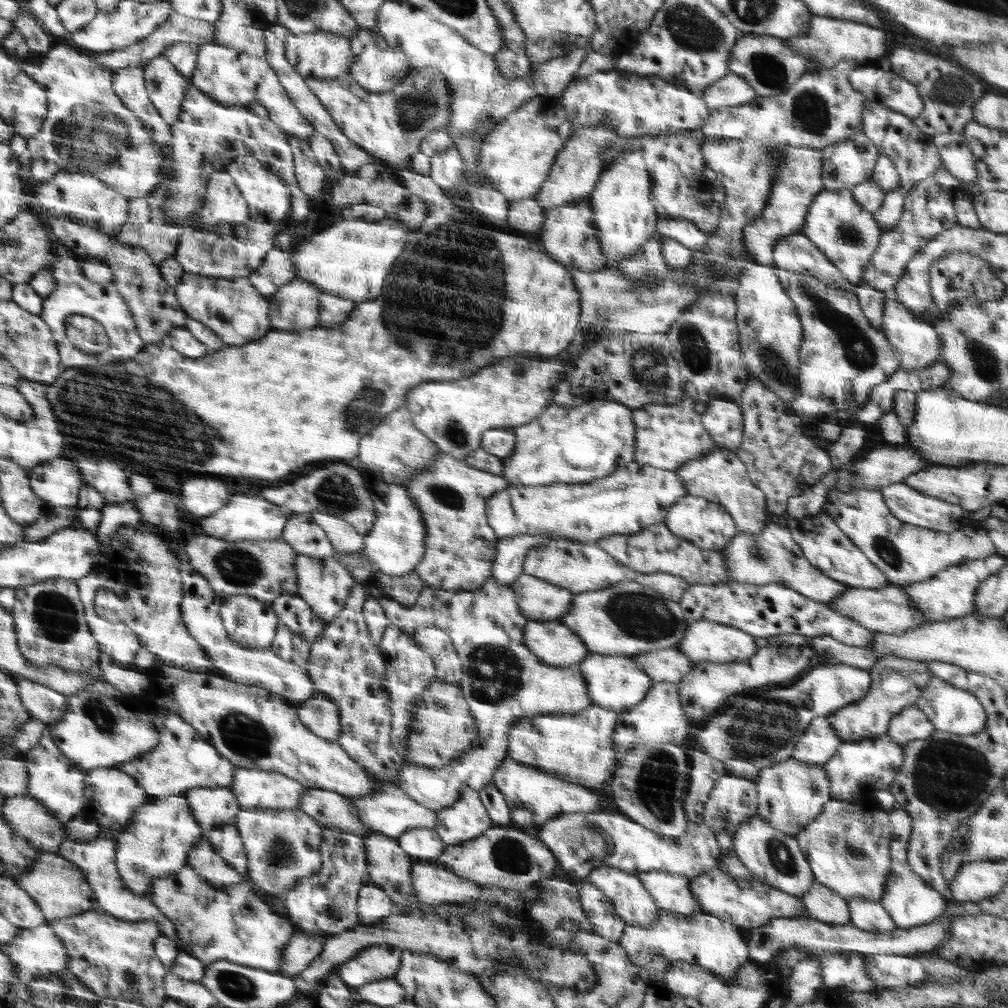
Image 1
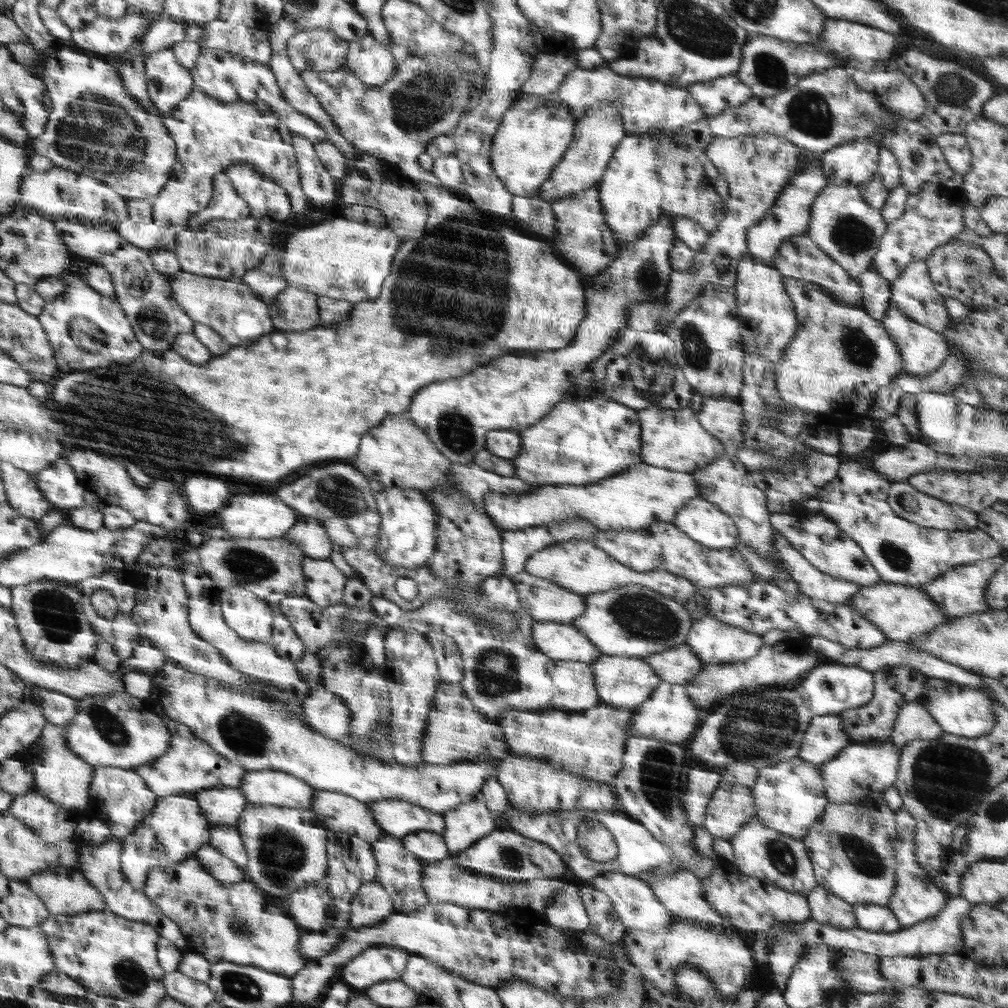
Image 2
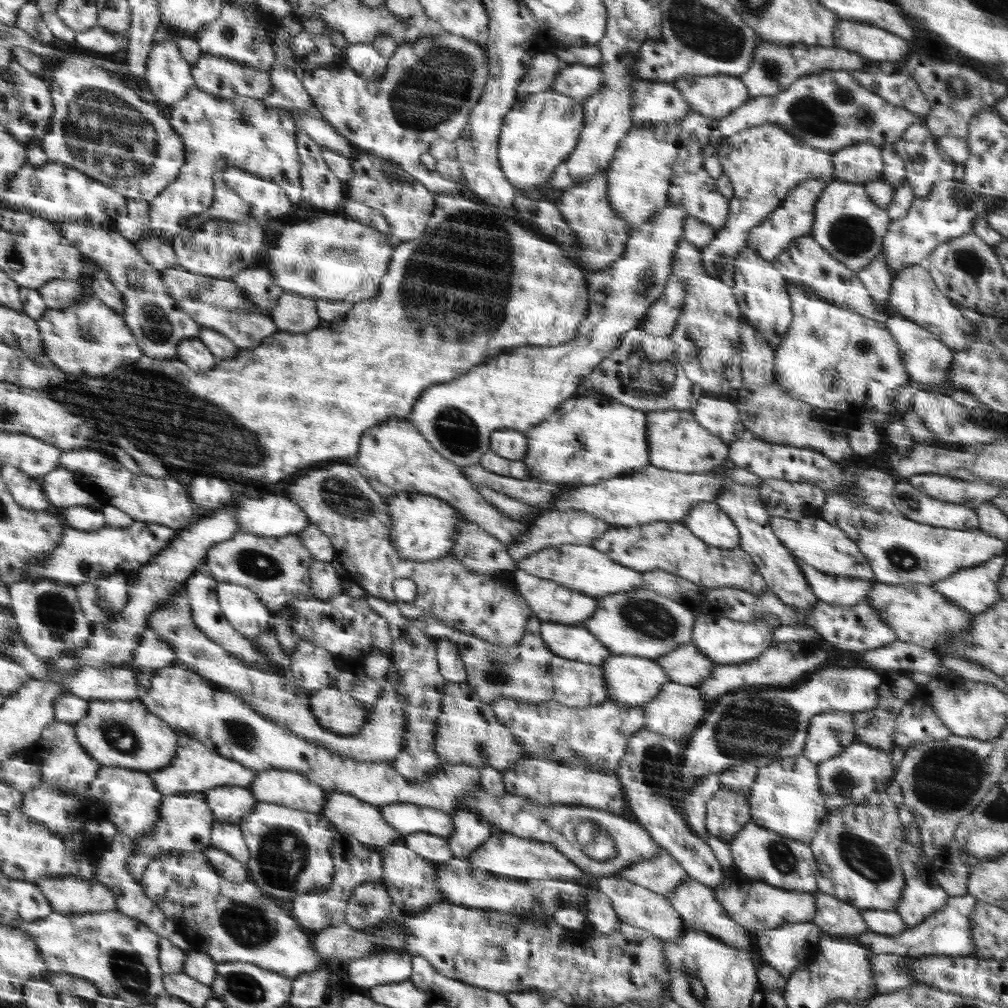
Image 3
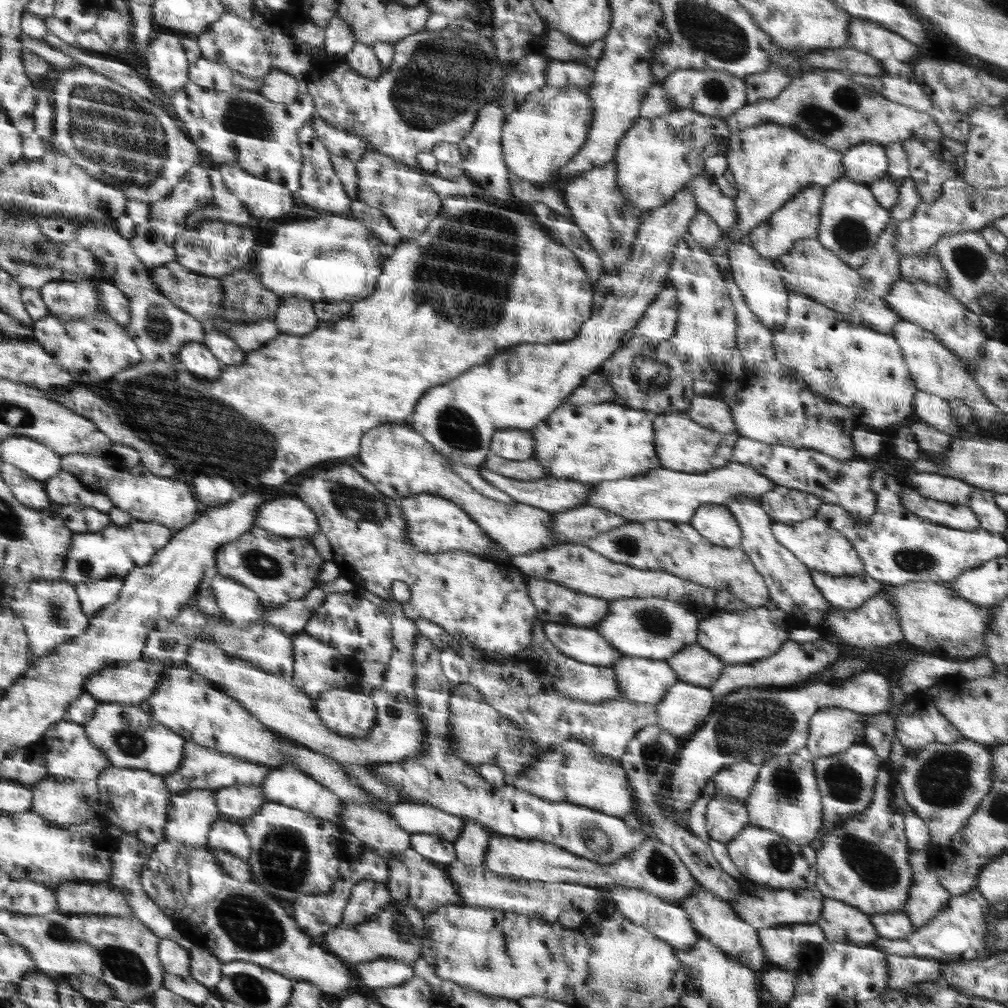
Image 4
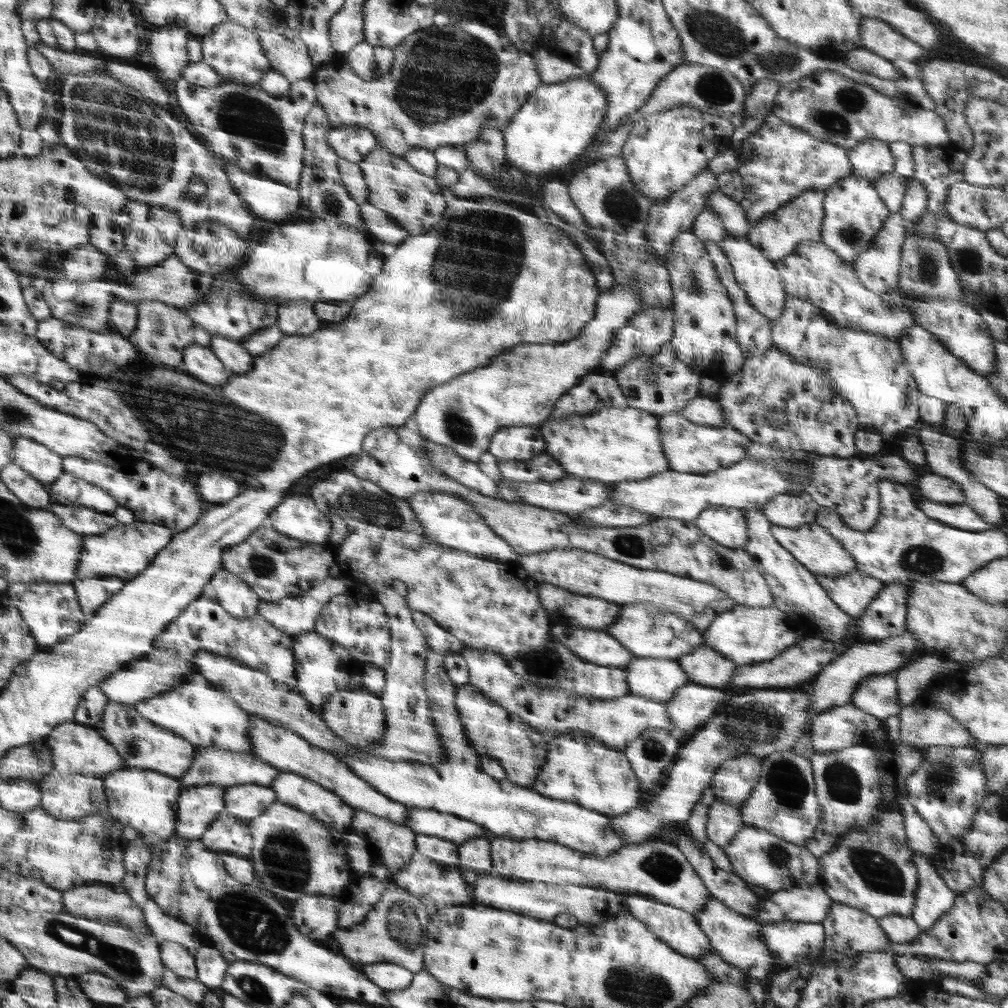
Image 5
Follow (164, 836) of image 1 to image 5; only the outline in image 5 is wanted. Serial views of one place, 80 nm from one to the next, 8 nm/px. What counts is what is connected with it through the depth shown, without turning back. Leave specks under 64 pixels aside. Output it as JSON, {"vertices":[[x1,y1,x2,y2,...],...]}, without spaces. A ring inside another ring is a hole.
{"vertices":[[216,784,183,789,174,836,200,841,211,822,227,808,226,796,227,788]]}

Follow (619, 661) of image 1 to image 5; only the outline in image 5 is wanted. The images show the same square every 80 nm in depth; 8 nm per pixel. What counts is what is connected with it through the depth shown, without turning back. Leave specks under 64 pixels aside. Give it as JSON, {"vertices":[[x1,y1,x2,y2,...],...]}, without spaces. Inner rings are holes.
{"vertices":[[638,657,623,670,629,676,630,693,655,702,668,702,680,689,691,684,691,676,674,659]]}

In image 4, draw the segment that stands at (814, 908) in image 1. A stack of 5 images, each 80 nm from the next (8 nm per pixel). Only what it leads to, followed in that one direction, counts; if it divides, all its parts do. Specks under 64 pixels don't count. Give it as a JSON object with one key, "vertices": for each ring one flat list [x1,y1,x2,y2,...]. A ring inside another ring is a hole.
{"vertices":[[824,897,820,916,815,922,824,932,826,942,830,944,856,944,856,945,872,945,876,940,880,940,880,936,876,933,876,929,870,917,865,912,850,906,845,902]]}

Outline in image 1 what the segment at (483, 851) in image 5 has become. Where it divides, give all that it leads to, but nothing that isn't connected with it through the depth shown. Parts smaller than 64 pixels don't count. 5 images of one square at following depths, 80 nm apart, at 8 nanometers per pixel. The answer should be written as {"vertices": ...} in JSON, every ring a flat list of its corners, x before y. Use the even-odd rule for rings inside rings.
{"vertices":[[474,790,465,791,454,806,435,813,439,822,433,829,450,846,472,841,493,826,487,808]]}

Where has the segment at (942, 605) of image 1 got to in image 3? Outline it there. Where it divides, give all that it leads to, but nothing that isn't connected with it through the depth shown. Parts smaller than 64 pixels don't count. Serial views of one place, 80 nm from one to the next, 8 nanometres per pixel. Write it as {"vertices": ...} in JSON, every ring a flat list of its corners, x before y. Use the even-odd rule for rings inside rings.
{"vertices":[[1000,555,960,569,932,585,948,600,977,615,1000,601,998,584,1005,564,1006,559]]}

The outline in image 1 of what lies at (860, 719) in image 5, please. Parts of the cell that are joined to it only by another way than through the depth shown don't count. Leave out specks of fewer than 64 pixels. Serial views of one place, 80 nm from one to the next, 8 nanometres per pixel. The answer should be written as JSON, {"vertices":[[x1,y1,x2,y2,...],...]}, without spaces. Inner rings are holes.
{"vertices":[[819,717,810,723,804,735,798,739,791,758,803,763,823,765,836,754,841,744,842,740,838,739,828,718]]}

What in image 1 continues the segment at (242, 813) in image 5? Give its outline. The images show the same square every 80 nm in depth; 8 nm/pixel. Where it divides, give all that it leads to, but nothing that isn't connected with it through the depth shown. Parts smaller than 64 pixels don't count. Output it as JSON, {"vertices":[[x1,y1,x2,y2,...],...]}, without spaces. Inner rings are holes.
{"vertices":[[229,787,194,789,182,796,191,804,192,813,206,833,218,826,234,825,242,809,235,792]]}

